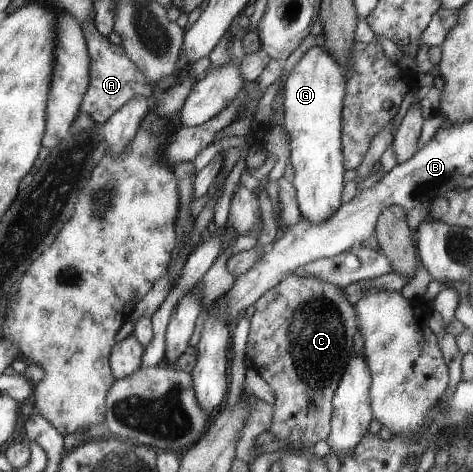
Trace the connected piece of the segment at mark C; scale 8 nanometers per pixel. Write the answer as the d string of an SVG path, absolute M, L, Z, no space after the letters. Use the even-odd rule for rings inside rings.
M292 273L257 298L253 307L255 312L250 319L246 355L251 358L251 368L269 385L275 397L269 428L275 436L273 441L284 441L295 448L310 448L319 441L326 441L331 431L332 400L344 375L355 334L356 312L353 312L353 305L345 297L344 288L319 280L317 276Z

